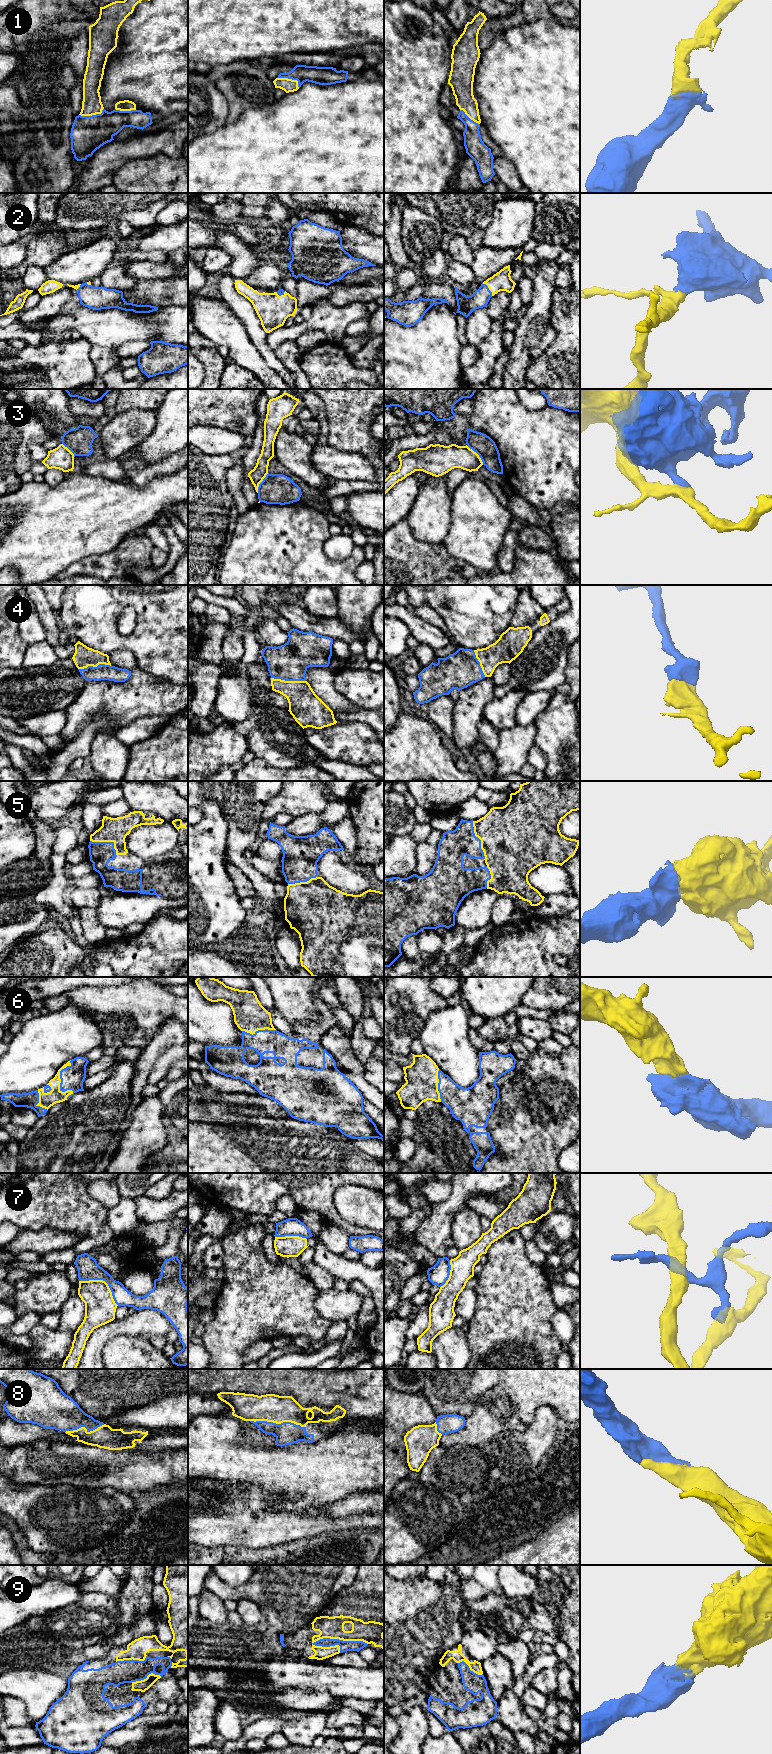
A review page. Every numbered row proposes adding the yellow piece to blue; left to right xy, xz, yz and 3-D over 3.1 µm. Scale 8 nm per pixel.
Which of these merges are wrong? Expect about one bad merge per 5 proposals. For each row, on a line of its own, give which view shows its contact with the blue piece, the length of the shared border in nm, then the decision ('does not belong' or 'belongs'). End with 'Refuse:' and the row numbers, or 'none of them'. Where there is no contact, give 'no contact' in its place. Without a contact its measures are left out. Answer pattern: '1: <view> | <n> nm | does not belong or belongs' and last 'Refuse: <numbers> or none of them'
1: xz | 200 nm | belongs
2: yz | 130 nm | belongs
3: yz | 220 nm | does not belong
4: xz | 280 nm | belongs
5: yz | 320 nm | belongs
6: xy | 320 nm | belongs
7: xy | 380 nm | does not belong
8: xz | 460 nm | belongs
9: xz | 440 nm | belongs
Refuse: 3, 7

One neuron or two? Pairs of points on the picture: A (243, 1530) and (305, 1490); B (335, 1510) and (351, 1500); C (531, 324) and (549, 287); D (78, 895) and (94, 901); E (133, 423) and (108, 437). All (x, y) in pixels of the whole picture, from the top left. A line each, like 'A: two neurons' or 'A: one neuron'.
A: two neurons
B: one neuron
C: one neuron
D: one neuron
E: one neuron

